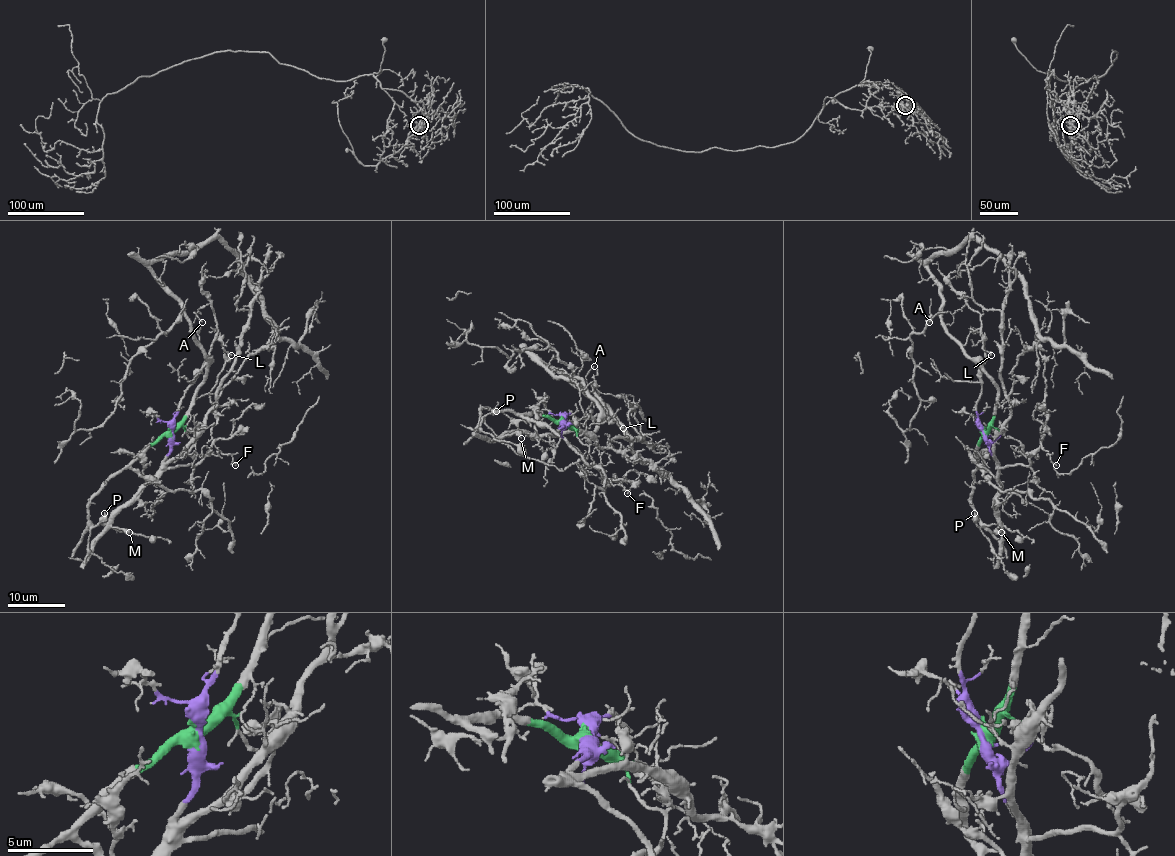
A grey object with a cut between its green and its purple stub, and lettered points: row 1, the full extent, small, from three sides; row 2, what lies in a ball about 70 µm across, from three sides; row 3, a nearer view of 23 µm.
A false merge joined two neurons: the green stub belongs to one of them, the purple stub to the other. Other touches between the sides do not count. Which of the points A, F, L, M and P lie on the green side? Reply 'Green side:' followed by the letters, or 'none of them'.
Green side: P

